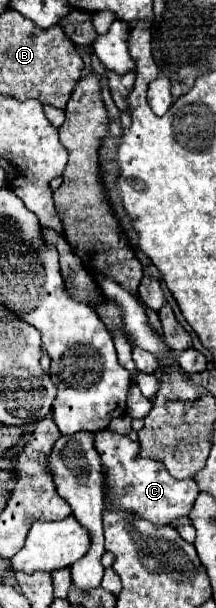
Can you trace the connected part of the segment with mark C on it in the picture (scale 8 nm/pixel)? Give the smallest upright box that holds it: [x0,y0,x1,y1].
[95,431,199,525]

